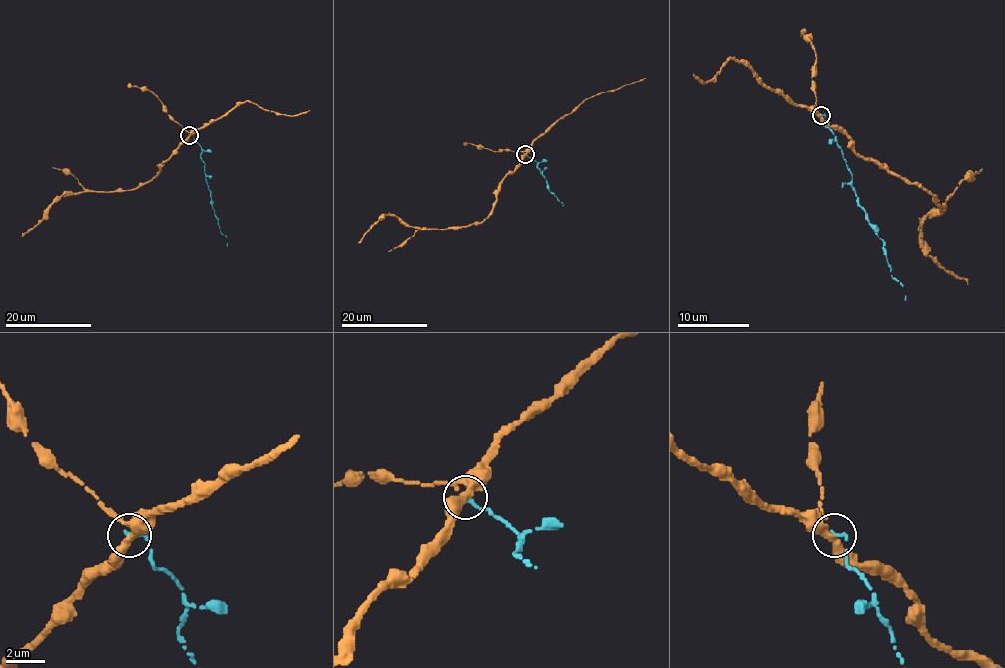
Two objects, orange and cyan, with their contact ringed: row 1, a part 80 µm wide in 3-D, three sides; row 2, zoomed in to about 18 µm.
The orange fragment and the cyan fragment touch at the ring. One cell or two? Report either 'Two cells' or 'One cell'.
Two cells

